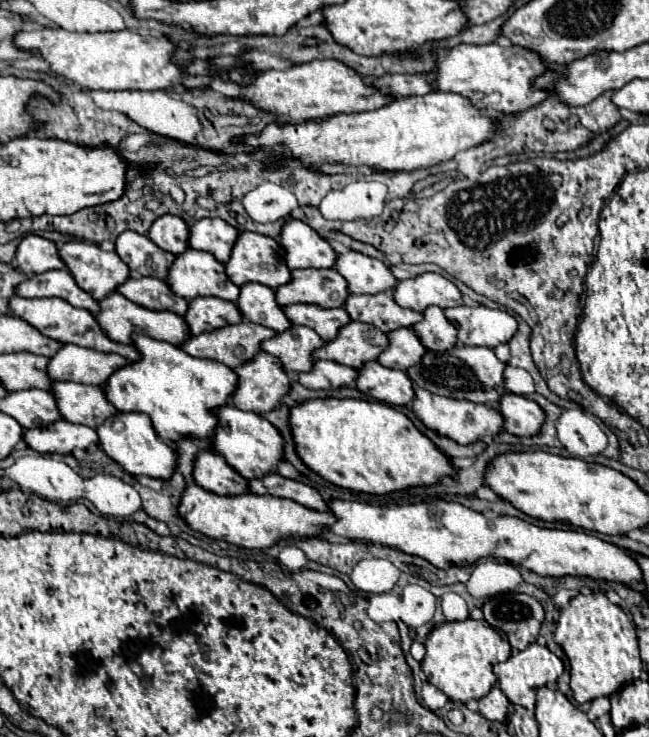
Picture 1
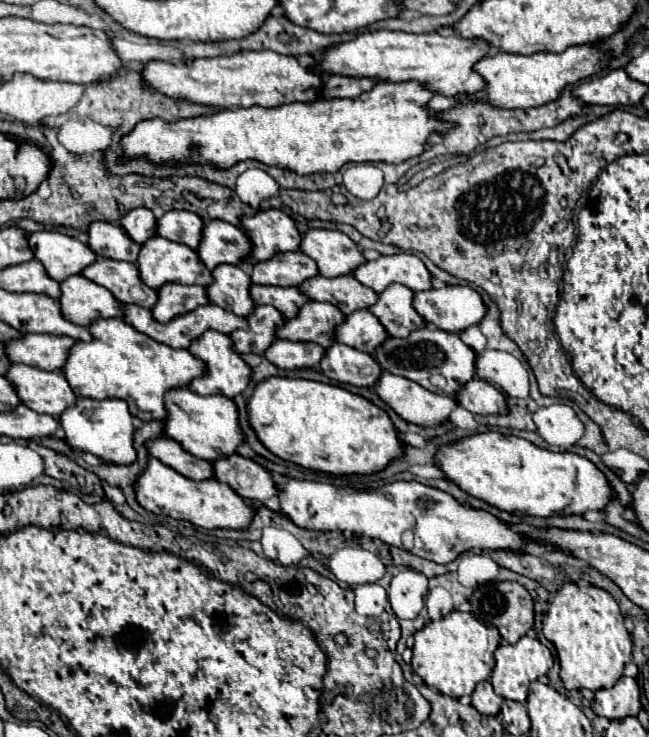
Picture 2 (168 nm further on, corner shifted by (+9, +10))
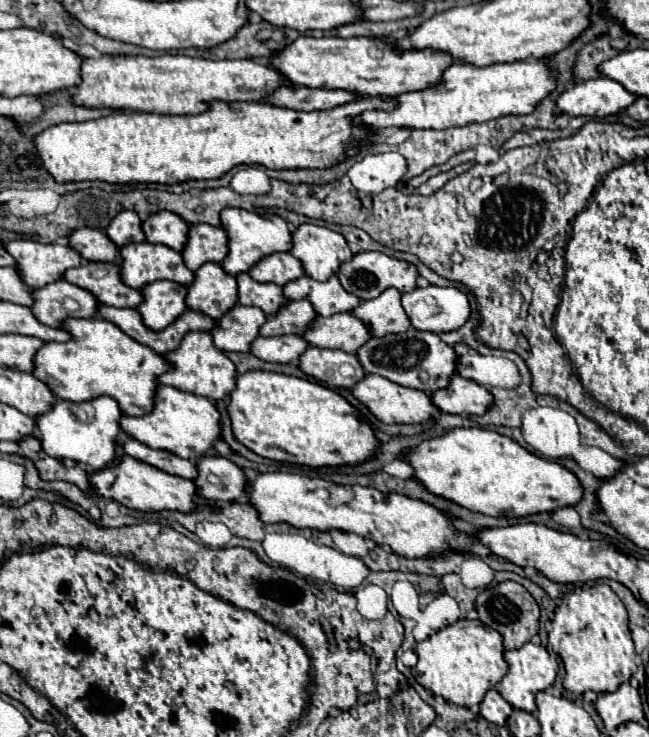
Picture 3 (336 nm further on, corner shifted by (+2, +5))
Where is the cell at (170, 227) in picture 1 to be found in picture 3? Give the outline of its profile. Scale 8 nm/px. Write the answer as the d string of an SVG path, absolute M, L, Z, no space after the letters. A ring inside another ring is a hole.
M121 211L109 225L107 235L113 243L119 247L129 245L129 243L143 243L145 233L143 233L143 221L135 211Z

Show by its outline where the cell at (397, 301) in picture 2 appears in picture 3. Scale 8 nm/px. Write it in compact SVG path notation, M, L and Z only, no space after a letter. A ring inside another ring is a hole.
M387 289L379 297L363 301L351 313L369 325L373 337L403 333L411 327L411 321L401 305L401 291L397 289Z

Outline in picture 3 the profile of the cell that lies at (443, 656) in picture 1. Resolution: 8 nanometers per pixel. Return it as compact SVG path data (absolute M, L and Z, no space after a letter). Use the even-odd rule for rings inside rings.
M459 619L457 623L447 625L417 643L415 653L419 655L419 663L415 667L417 681L433 695L441 695L445 701L461 707L477 705L481 697L507 673L507 663L503 659L503 637L481 621Z

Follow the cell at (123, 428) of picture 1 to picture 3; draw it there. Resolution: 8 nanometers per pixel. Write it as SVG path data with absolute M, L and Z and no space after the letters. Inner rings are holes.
M97 397L85 403L59 401L53 411L37 417L39 439L47 455L57 459L75 459L87 467L99 471L111 465L117 457L117 437L121 429L123 411L113 397Z

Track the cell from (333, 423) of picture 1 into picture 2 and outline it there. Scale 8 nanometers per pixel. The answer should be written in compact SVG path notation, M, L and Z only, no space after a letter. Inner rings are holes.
M270 376L258 382L246 400L248 424L278 458L328 474L372 474L402 454L388 414L340 386Z

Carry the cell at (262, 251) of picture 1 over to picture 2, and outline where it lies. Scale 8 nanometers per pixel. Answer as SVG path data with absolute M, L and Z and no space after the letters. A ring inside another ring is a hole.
M208 220L196 252L198 260L212 270L218 264L240 264L250 254L250 248L252 244L242 228L224 220Z

